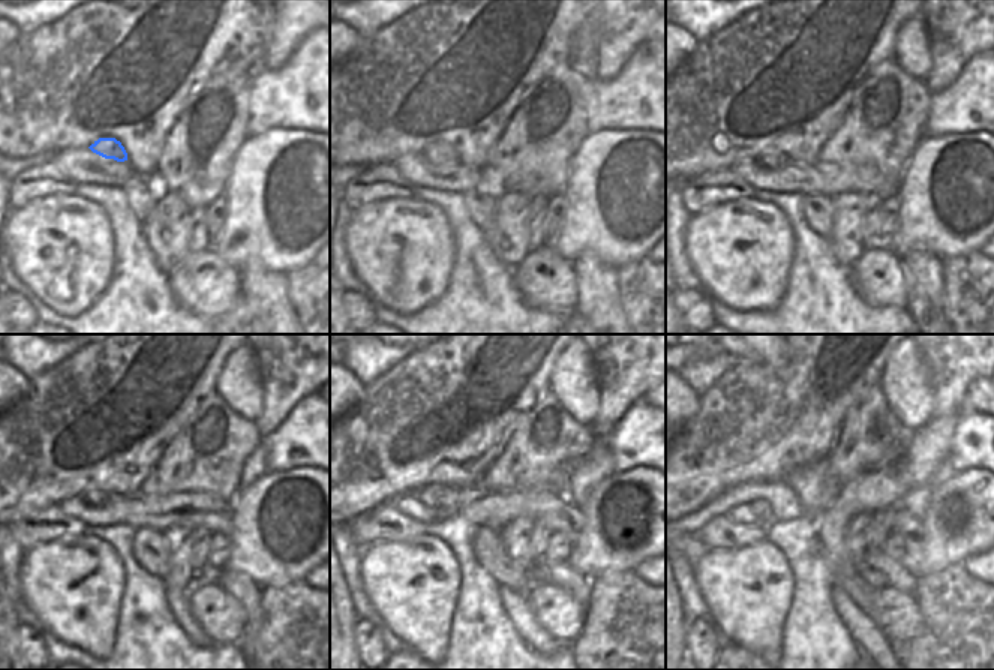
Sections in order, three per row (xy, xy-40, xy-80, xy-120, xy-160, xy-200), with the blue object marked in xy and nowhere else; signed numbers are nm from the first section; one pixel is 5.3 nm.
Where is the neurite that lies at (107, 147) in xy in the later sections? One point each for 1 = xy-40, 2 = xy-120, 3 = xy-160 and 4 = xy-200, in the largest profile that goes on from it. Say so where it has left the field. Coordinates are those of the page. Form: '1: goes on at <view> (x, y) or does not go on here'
1: goes on at xy-40 (440, 153)
2: goes on at xy-120 (93, 498)
3: goes on at xy-160 (426, 499)
4: goes on at xy-200 (763, 513)

